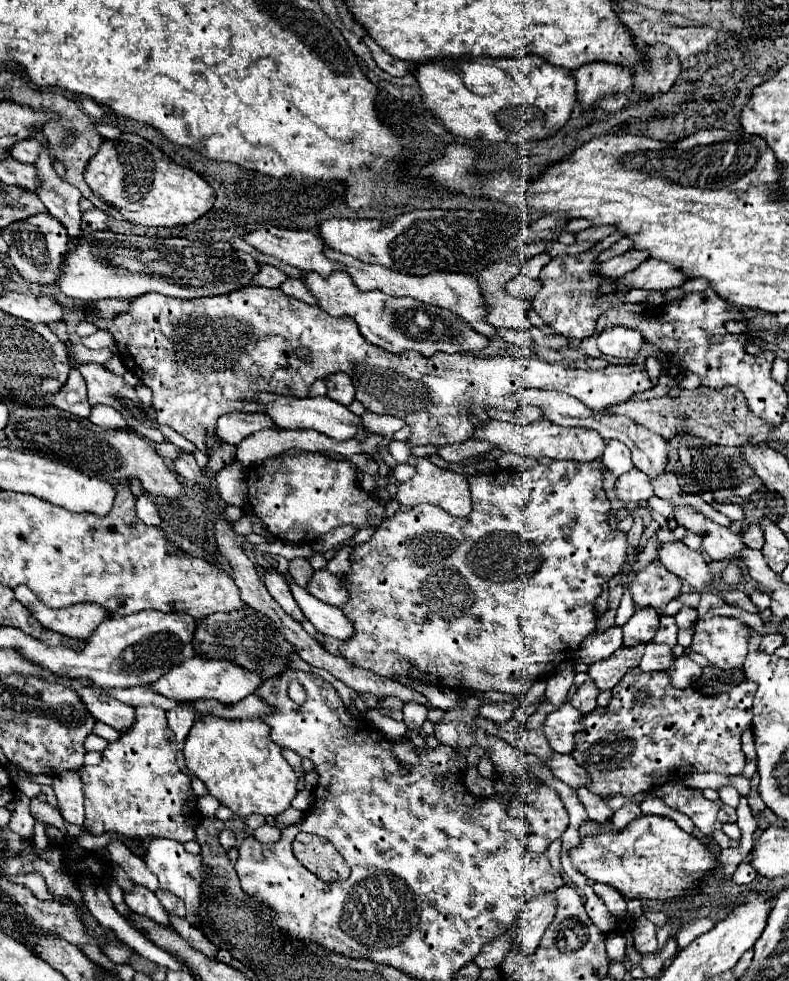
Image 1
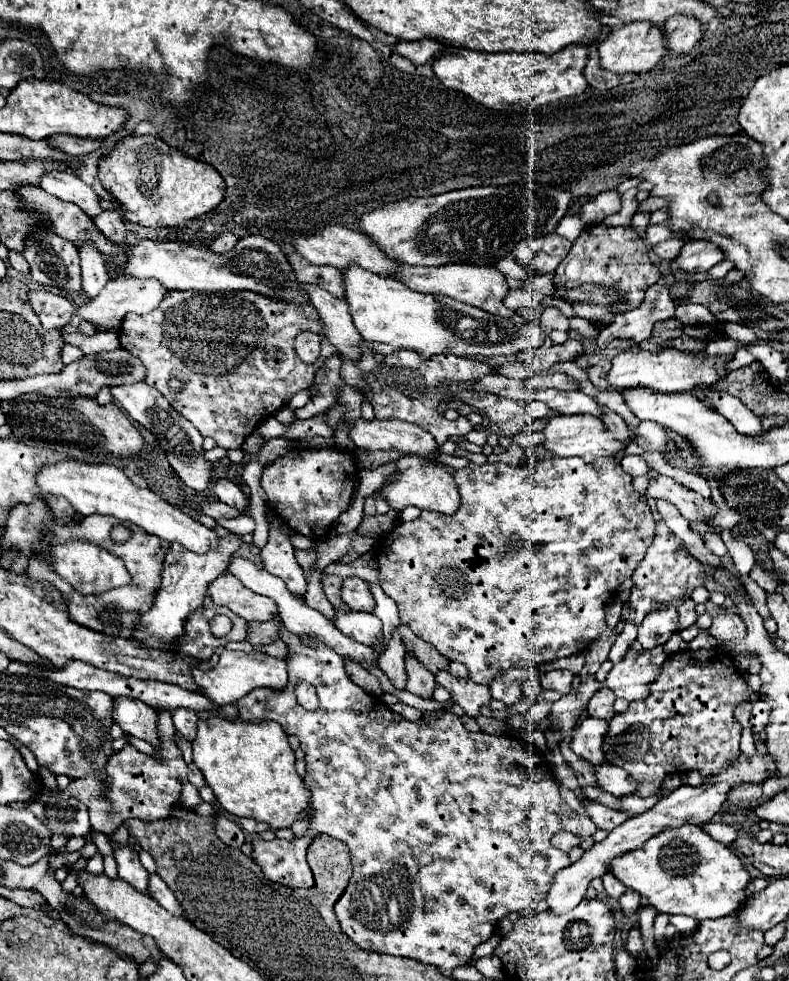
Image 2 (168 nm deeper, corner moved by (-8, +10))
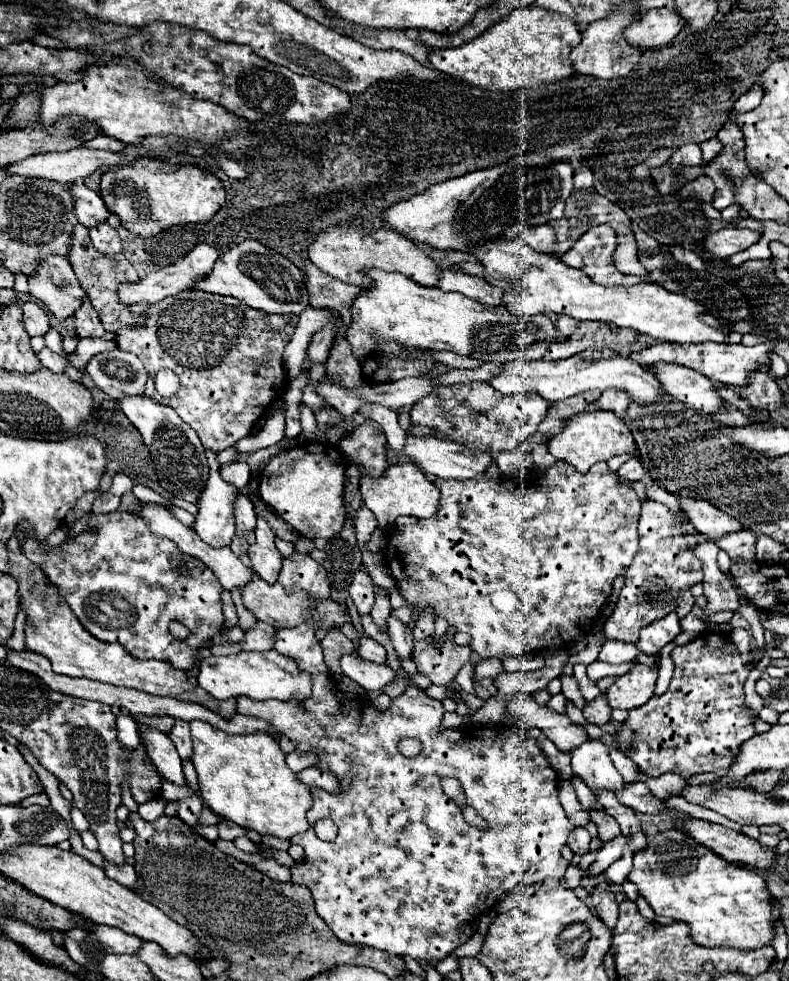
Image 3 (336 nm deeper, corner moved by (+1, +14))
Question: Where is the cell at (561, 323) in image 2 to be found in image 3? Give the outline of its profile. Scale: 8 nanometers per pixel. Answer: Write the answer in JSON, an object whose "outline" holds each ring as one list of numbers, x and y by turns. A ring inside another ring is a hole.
{"outline":[[557,315,555,317,555,325,557,325,557,329,561,331,563,337,569,337,569,333,575,331,577,321,573,321,573,317,561,317,561,315]]}

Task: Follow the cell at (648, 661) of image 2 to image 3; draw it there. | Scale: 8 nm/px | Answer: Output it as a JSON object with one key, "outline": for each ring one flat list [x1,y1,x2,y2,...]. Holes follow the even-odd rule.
{"outline":[[637,663,625,675,615,677,615,683,605,691,609,705,629,711,647,703,649,697,653,695,657,673,659,673,657,665,649,667]]}

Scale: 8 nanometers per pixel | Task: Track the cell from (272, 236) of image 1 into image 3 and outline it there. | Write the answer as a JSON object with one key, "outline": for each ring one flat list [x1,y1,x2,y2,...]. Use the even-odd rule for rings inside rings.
{"outline":[[337,225,323,229,317,235,317,239,309,245,309,259,331,277,337,277,345,283,359,287,369,285,369,277,361,275,363,269,381,269,387,273,397,271,425,287,433,287,439,277,437,263,427,255,427,251,391,229,377,229,371,233,357,227,337,227]]}

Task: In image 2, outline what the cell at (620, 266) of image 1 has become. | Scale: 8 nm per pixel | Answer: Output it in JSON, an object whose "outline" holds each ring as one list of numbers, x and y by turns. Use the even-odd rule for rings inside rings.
{"outline":[[668,239,668,241,662,241,658,245,654,245,654,255,658,255,662,261,674,261,674,257,678,257,680,249,684,247,684,241,682,239]]}

